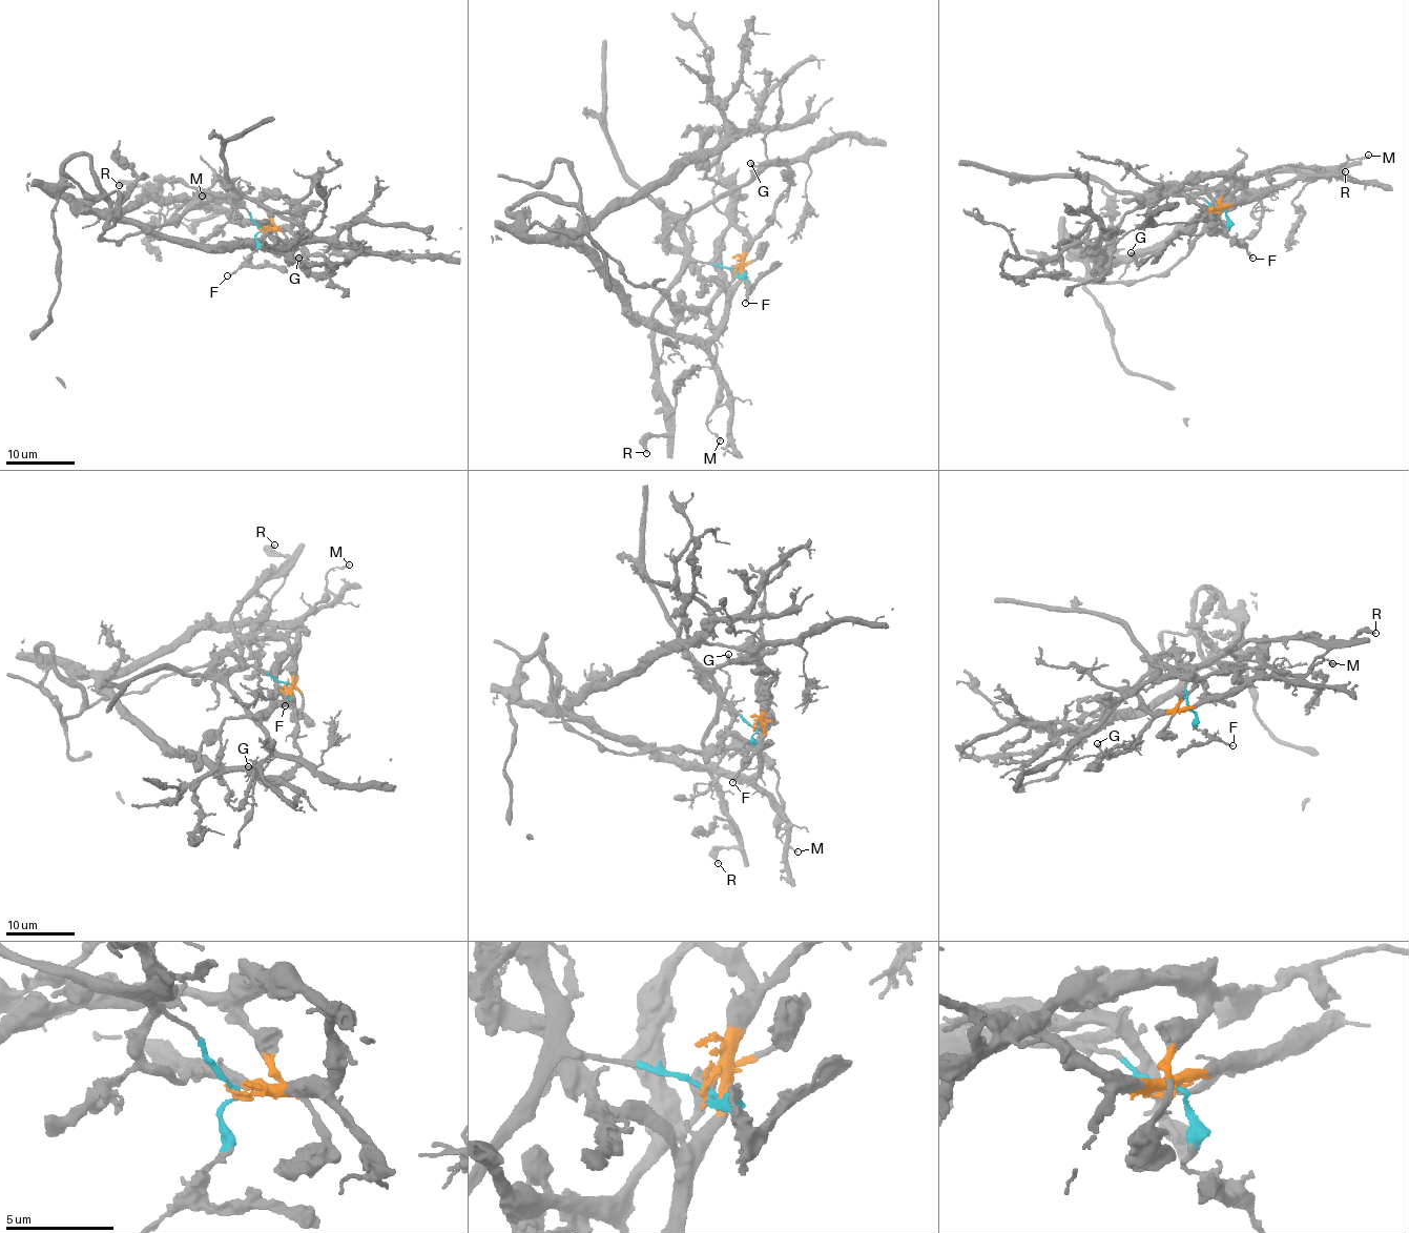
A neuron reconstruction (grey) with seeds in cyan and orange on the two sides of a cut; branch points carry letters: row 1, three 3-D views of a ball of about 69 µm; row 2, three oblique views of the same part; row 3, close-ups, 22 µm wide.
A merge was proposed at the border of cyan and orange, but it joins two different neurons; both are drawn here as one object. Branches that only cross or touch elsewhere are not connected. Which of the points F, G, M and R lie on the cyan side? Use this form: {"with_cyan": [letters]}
{"with_cyan": ["F", "R"]}

